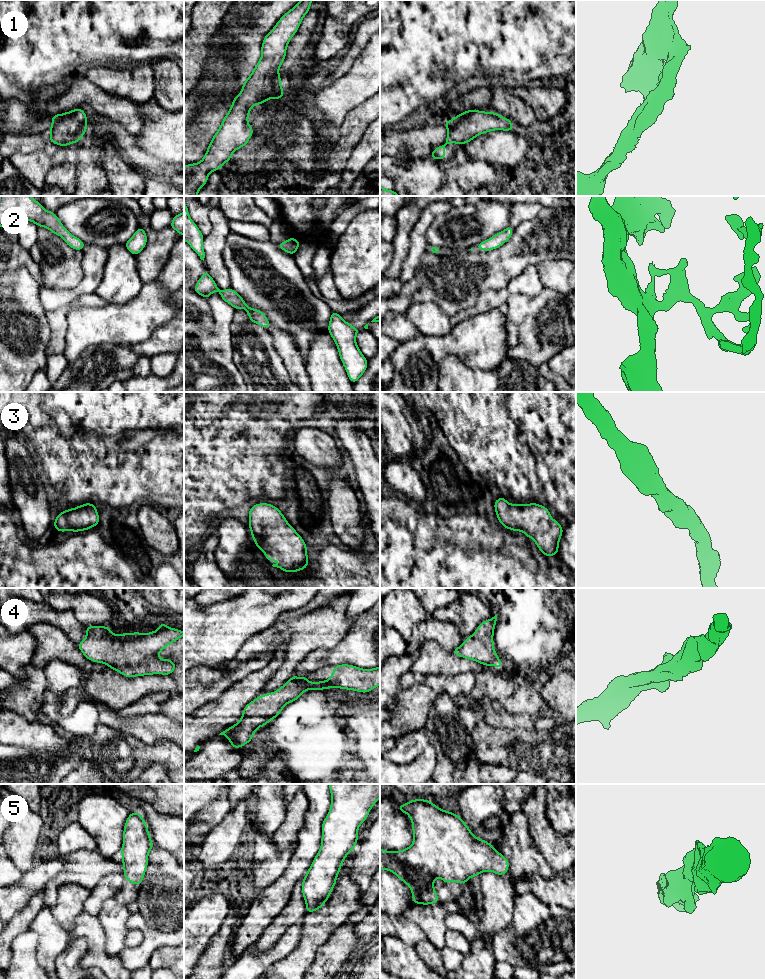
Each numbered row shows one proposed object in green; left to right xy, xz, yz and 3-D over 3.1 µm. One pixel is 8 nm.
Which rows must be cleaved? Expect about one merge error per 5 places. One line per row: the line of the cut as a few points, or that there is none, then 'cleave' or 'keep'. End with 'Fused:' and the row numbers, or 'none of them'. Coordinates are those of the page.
1: no cut | keep
2: no cut | keep
3: no cut | keep
4: no cut | keep
5: no cut | keep
Fused: none of them

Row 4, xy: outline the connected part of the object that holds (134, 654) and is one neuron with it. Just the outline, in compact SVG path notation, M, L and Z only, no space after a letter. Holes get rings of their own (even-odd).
M160 622L156 631L146 634L137 631L116 635L107 626L85 627L86 638L77 644L83 655L92 662L106 664L127 678L152 674L170 675L176 668L176 664L171 659L160 659L158 655L166 646L183 637L184 631L170 628Z

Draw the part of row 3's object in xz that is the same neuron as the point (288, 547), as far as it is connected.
M258 503L249 509L248 518L249 529L256 547L266 555L267 561L279 560L281 562L273 564L273 567L287 573L307 568L309 561L306 543L277 507L268 503Z

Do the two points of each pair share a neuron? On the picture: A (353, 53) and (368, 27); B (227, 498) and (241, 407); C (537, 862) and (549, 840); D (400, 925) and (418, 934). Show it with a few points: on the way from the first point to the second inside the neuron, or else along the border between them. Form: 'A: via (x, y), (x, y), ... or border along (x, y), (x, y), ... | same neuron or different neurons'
A: via (356, 47), (360, 42), (362, 33) | same neuron
B: via (227, 475), (227, 458), (234, 451), (239, 430) | same neuron
C: border along (530, 833), (535, 847), (552, 868) | different neurons
D: via (404, 929), (414, 934) | same neuron

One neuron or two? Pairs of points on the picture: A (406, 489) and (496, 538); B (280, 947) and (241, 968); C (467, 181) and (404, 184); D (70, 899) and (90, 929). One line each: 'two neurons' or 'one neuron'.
A: two neurons
B: one neuron
C: one neuron
D: two neurons

